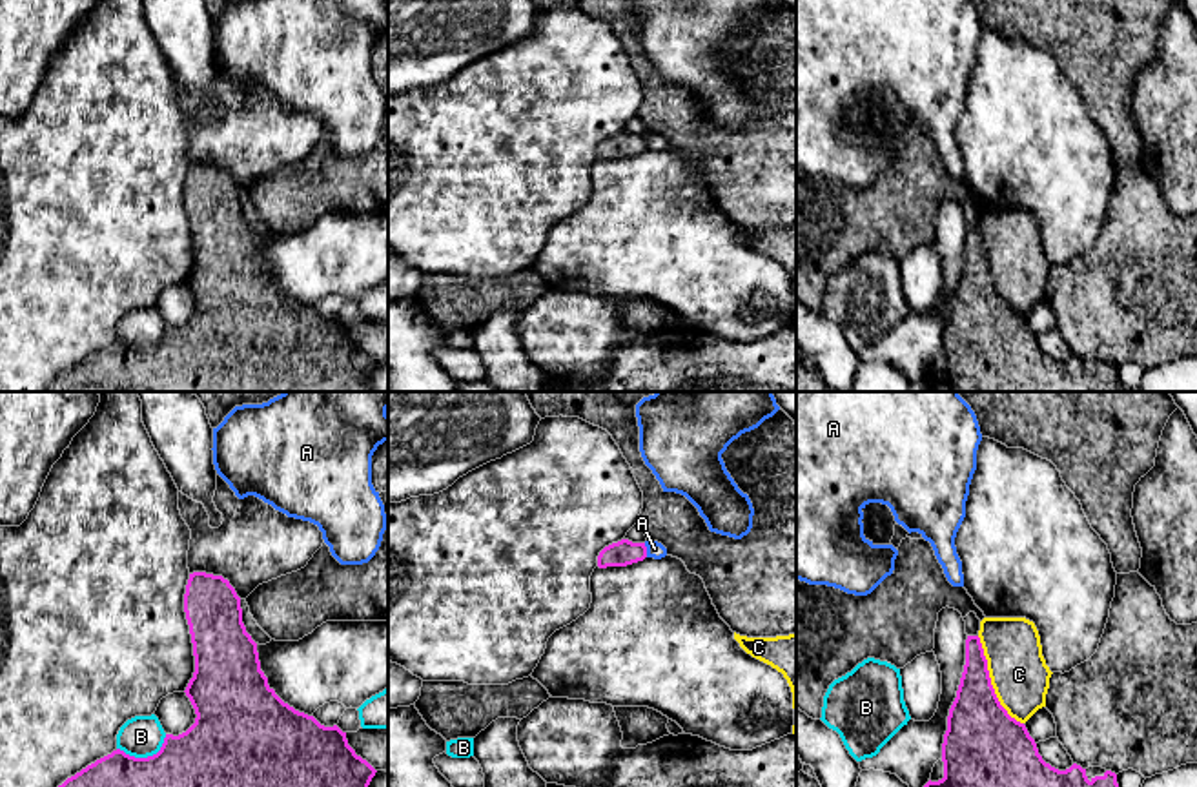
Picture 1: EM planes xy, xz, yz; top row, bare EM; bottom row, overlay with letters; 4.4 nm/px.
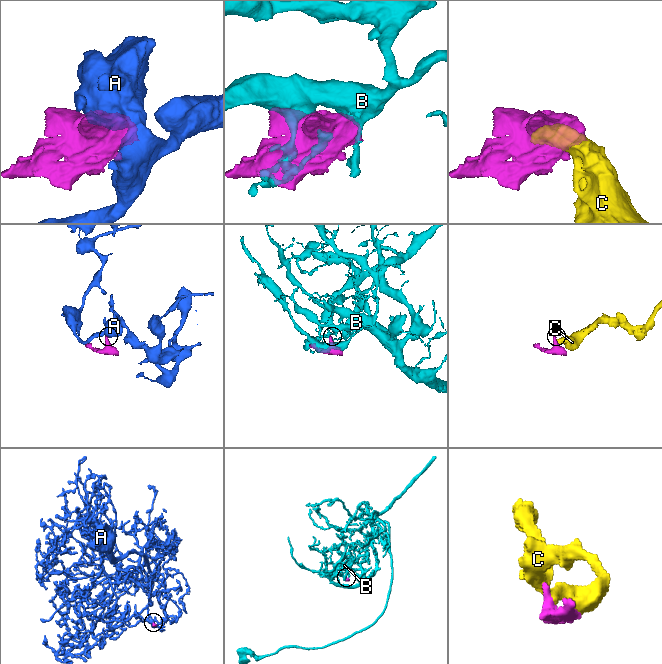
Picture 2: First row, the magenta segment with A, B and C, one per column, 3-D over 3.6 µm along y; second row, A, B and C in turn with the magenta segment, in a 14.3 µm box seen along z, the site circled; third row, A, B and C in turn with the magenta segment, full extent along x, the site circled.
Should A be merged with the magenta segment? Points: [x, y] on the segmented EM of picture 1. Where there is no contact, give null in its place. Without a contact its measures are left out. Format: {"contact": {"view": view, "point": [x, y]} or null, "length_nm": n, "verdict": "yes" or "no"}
{"contact": {"view": "xz", "point": [645, 551]}, "length_nm": 70, "verdict": "no"}

